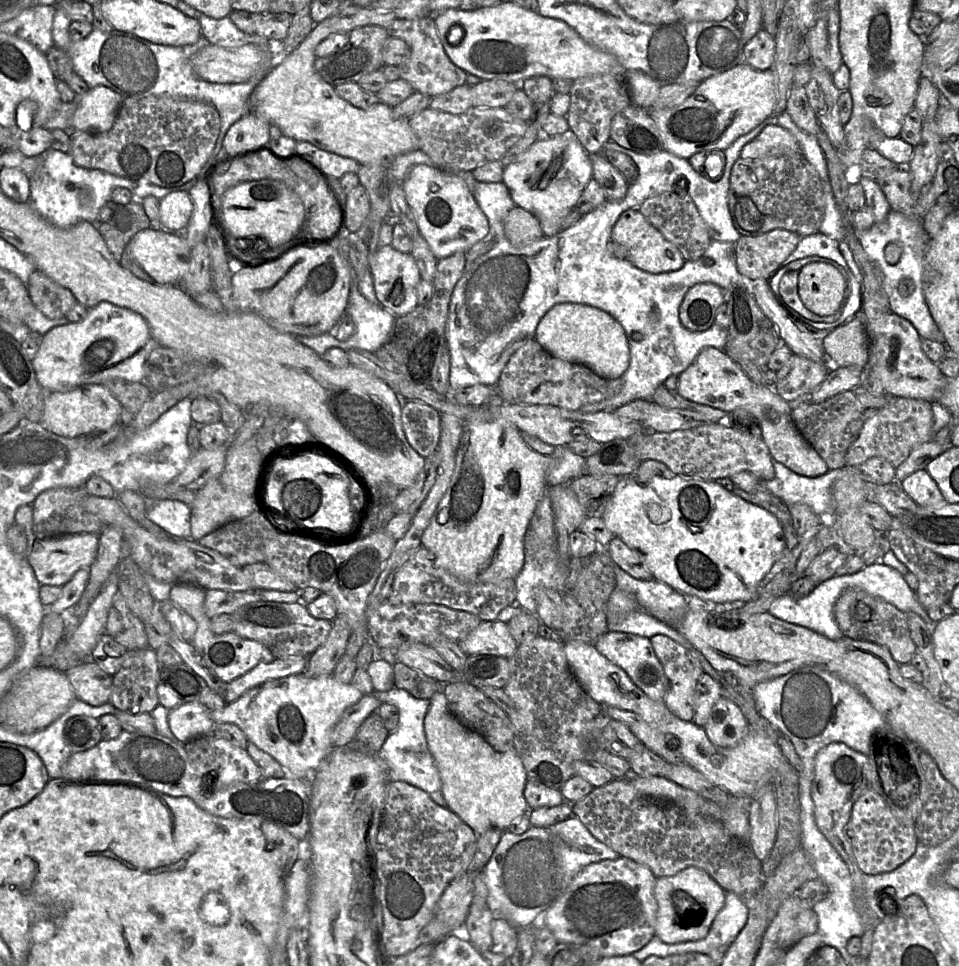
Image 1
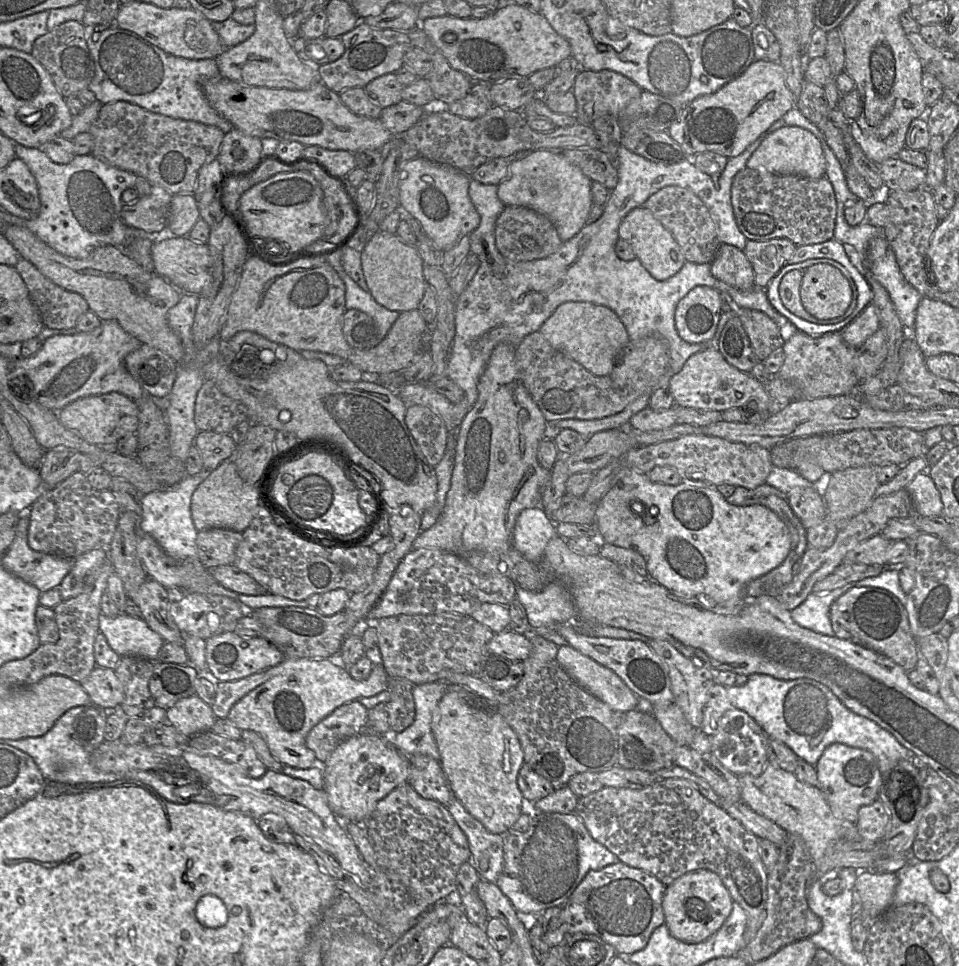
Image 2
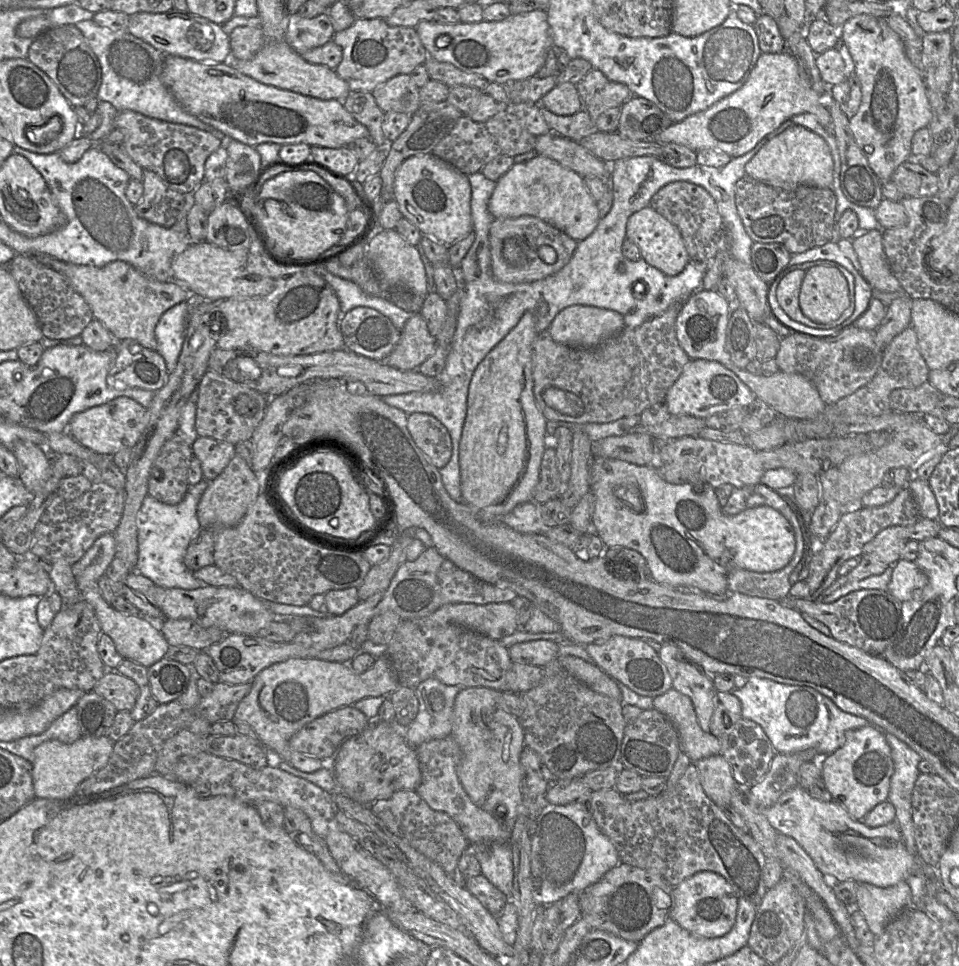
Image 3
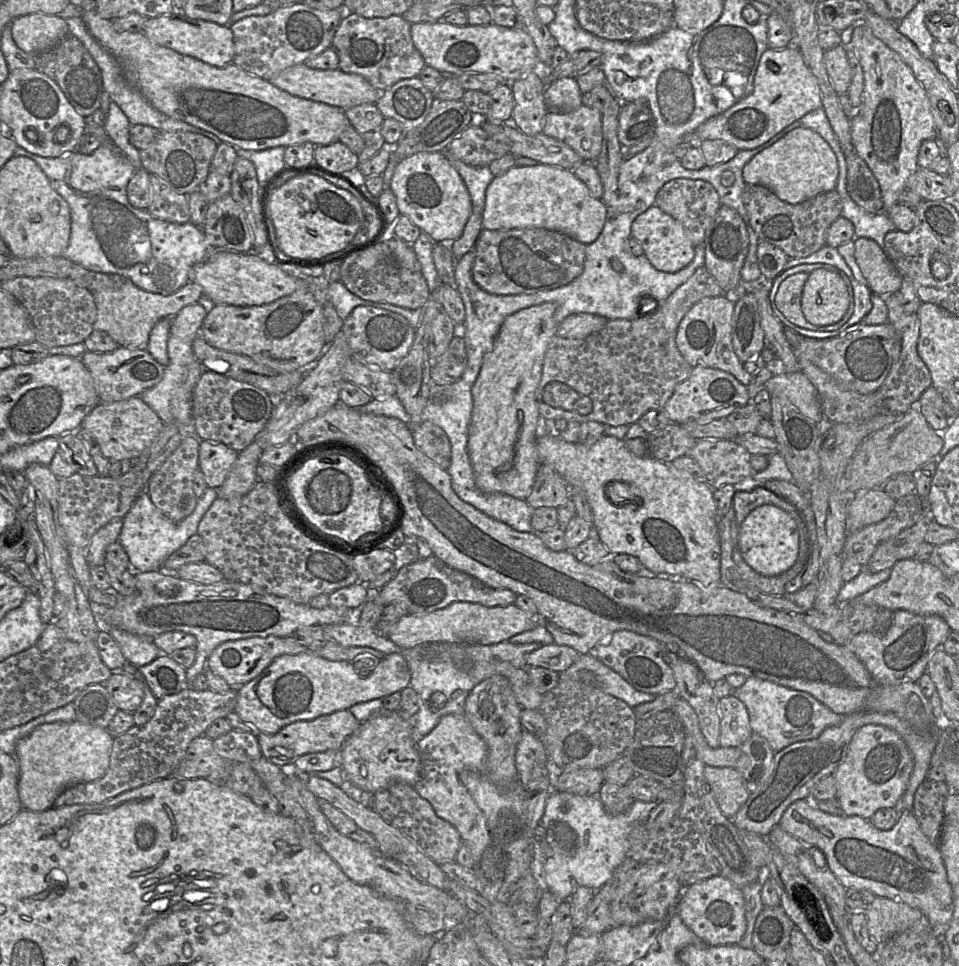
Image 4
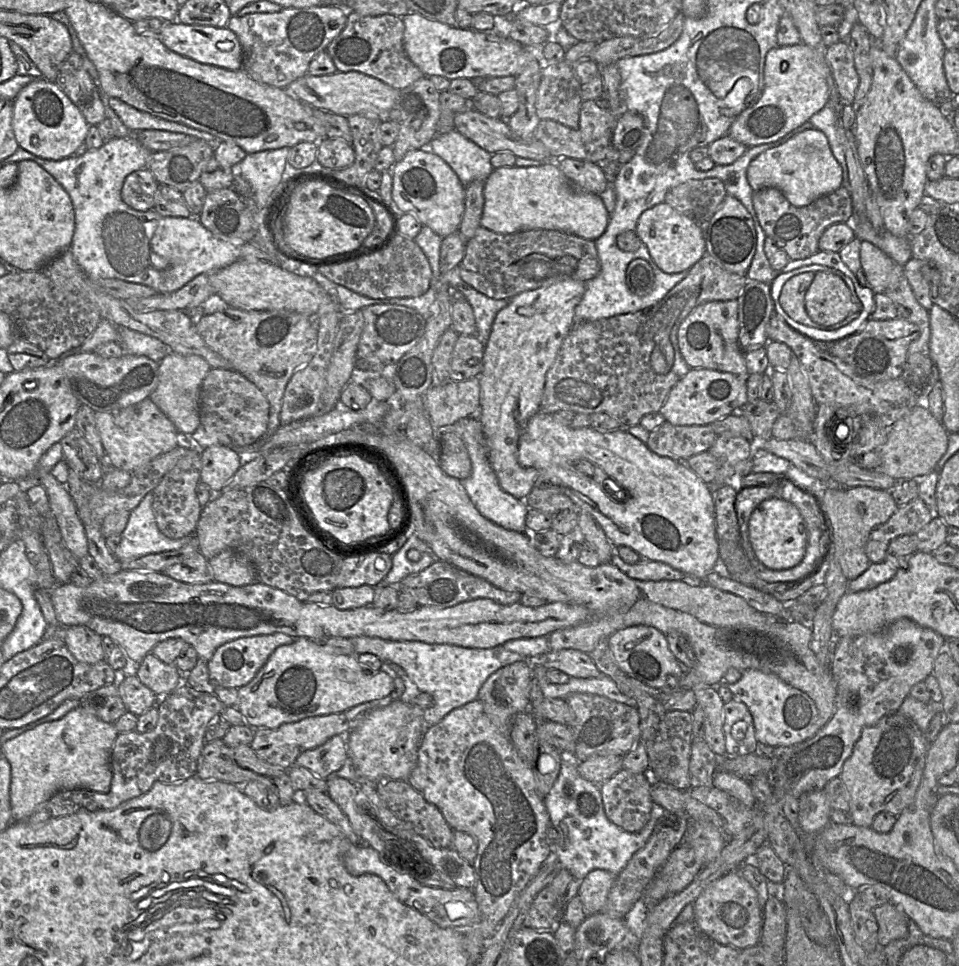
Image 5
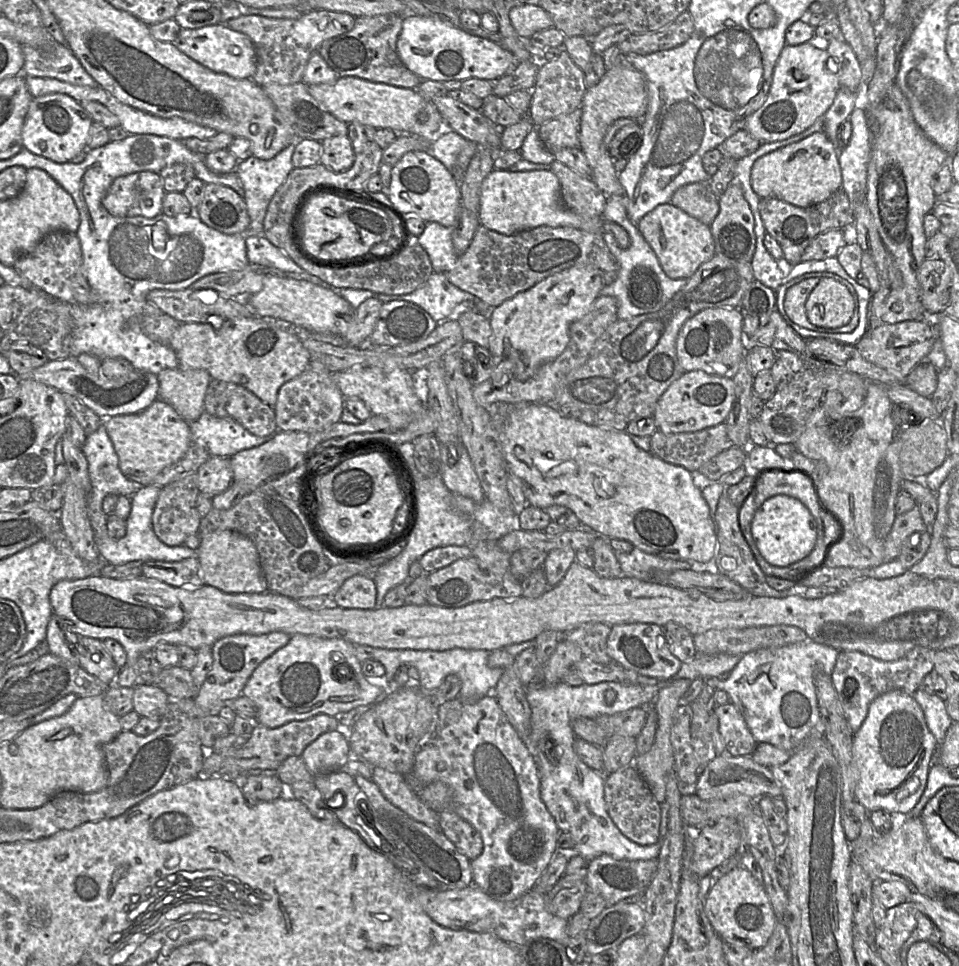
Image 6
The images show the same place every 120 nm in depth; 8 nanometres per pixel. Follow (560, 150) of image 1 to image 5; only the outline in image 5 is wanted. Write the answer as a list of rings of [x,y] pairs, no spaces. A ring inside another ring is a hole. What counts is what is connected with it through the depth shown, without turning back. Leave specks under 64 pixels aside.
[[[556,161],[543,162],[539,166],[517,167],[514,165],[494,169],[485,181],[484,206],[480,225],[498,234],[545,229],[595,241],[605,232],[610,214],[599,195],[575,190],[571,184],[559,169]]]

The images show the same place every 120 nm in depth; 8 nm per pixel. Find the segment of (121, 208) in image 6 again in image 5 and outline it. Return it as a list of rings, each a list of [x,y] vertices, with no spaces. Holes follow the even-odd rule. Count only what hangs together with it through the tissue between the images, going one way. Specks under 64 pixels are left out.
[[[147,168],[129,174],[121,190],[122,200],[132,209],[146,212],[153,210],[159,183]]]

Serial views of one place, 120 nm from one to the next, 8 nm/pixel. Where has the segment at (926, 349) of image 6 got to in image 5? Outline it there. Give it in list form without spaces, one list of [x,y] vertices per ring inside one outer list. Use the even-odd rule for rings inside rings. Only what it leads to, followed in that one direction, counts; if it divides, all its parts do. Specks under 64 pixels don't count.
[[[902,318],[869,319],[851,335],[833,342],[818,344],[823,345],[829,354],[839,358],[858,376],[870,381],[884,381],[901,376],[908,347],[919,335],[918,326]]]

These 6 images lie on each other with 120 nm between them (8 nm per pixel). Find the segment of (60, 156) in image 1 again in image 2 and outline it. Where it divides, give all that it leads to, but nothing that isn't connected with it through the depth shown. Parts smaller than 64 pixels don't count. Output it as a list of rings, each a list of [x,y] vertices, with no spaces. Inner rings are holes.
[[[15,144],[15,154],[24,161],[36,179],[41,205],[35,219],[25,220],[25,228],[60,254],[76,259],[86,259],[104,245],[127,247],[129,227],[121,219],[122,193],[128,188],[135,188],[136,174],[111,166],[92,154],[75,156],[68,164],[55,163],[42,150],[21,144]]]

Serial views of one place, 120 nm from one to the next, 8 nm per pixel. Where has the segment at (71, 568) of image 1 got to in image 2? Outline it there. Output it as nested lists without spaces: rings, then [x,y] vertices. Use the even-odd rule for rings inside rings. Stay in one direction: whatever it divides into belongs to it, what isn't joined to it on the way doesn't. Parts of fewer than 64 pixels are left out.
[[[20,515],[14,540],[1,556],[3,567],[14,576],[35,586],[41,593],[58,588],[75,559],[32,550],[28,545],[29,517]]]

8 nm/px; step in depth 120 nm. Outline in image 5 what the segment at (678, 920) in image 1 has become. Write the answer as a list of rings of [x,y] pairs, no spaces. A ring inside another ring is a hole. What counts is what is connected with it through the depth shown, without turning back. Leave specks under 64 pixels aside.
[[[739,870],[730,871],[707,886],[693,902],[693,907],[695,923],[716,942],[737,949],[744,949],[759,943],[763,927],[763,912],[758,902],[757,892]]]

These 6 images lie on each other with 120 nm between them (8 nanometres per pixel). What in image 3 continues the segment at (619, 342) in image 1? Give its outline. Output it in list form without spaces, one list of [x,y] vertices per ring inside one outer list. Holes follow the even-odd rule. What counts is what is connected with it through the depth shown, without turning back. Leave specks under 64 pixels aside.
[[[572,305],[560,311],[547,331],[554,341],[578,349],[598,346],[625,327],[623,316],[613,310]]]

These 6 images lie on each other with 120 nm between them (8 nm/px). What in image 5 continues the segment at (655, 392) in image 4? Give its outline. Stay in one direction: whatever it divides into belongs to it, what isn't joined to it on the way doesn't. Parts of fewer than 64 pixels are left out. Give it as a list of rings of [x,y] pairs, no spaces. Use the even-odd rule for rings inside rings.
[[[709,255],[703,256],[684,280],[675,285],[657,304],[635,313],[574,324],[564,338],[556,359],[546,374],[541,410],[555,414],[560,410],[575,413],[607,413],[623,427],[638,425],[647,414],[660,411],[671,389],[691,369],[678,346],[678,329],[699,305],[712,301],[737,300],[748,278],[726,270]]]

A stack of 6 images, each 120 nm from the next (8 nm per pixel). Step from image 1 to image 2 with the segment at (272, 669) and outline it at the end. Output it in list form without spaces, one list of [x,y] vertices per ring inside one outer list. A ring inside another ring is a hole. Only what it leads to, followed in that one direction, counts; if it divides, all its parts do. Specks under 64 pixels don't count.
[[[262,671],[235,681],[216,682],[215,701],[211,705],[216,717],[226,718],[234,704],[267,679],[267,671]]]

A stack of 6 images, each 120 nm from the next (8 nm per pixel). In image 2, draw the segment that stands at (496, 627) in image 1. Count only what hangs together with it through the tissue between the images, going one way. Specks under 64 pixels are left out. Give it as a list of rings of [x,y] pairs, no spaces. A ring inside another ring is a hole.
[[[507,629],[495,633],[487,645],[489,654],[503,656],[514,661],[523,661],[531,653],[530,635],[523,635]]]

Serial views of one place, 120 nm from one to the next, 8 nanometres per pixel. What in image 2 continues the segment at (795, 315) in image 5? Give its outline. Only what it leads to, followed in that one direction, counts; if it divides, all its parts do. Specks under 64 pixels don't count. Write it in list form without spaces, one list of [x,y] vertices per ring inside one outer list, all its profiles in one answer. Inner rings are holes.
[[[792,270],[784,275],[780,282],[779,294],[783,305],[796,316],[816,324],[834,324],[848,317],[855,308],[848,308],[844,316],[821,320],[809,314],[802,305],[800,287],[804,271]]]

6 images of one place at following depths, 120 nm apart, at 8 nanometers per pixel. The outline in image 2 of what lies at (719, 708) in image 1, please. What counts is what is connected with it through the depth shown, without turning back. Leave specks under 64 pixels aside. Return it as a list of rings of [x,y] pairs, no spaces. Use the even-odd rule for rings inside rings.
[[[732,707],[719,720],[718,730],[710,736],[711,753],[731,773],[759,775],[769,763],[768,735],[746,712]]]

